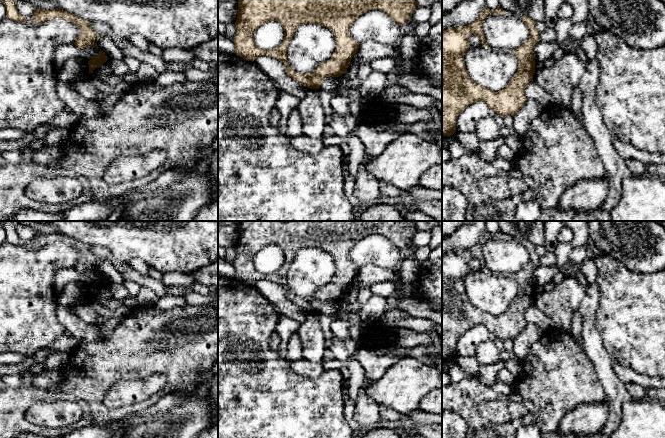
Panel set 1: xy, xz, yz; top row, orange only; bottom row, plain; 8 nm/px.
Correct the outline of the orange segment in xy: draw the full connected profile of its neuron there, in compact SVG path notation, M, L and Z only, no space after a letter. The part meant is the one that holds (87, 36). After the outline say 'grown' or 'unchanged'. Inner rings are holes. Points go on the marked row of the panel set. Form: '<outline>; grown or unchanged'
M34 9L33 11L33 21L34 24L42 24L50 19L64 18L70 22L76 24L80 28L80 34L77 37L74 45L78 48L84 49L87 47L96 47L95 39L100 36L92 27L91 22L84 20L82 18L76 17L66 11L61 9Z; unchanged

